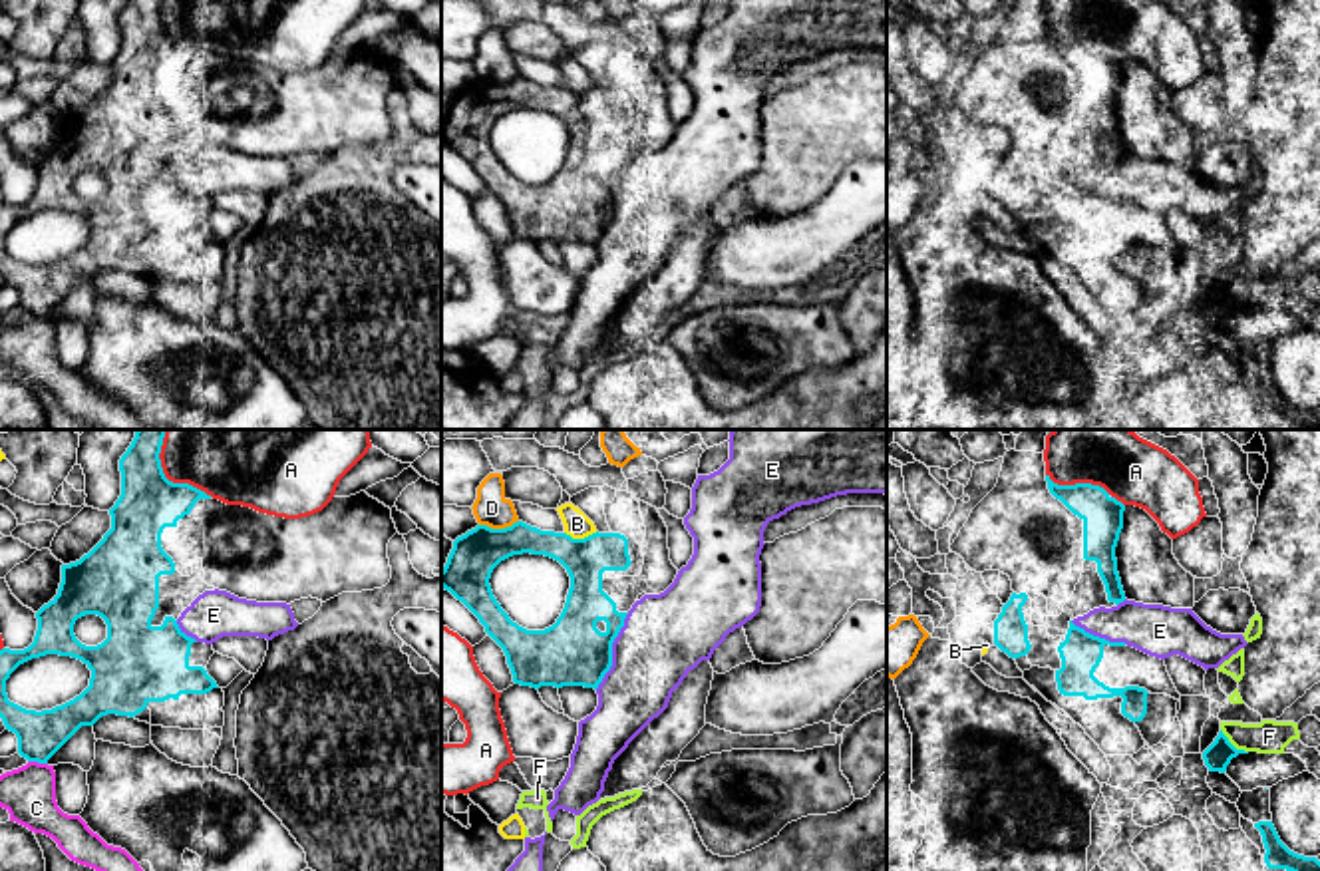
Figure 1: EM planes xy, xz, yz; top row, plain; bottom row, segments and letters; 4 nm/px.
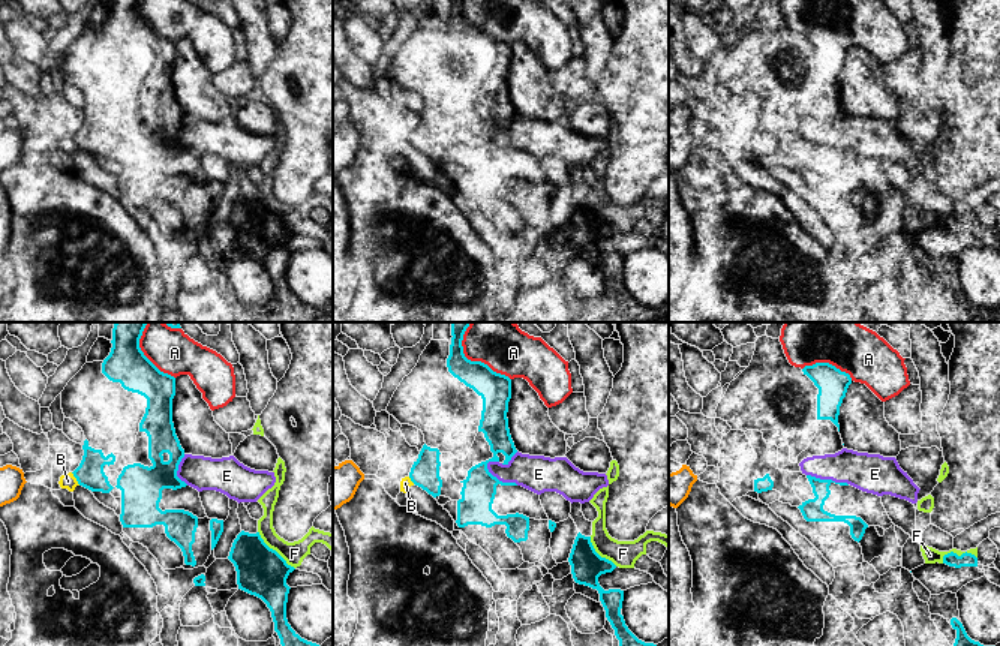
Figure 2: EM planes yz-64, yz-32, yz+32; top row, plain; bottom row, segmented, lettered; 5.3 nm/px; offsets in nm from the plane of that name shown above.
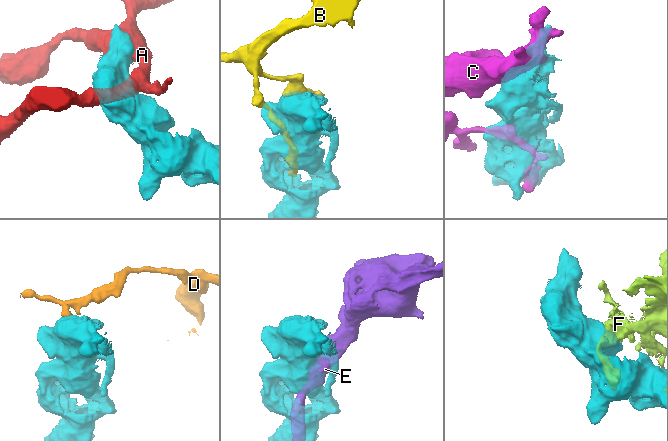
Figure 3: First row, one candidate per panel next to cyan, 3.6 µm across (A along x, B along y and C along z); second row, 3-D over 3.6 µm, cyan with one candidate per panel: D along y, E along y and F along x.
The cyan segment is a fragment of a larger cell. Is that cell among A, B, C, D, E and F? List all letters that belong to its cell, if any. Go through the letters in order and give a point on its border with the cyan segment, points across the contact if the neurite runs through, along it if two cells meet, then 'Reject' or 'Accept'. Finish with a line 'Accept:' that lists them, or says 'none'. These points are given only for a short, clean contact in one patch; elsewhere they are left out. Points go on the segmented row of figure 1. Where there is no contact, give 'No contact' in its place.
A: Touches cyan at xy (164, 476). Reject
B: Touches cyan at xz (581, 539). Reject
C: Touches cyan at xy (38, 762). Boundary: xy (28, 760), (46, 764). Reject
D: Touches cyan at xz (497, 529). Boundary: xz (517, 520), (503, 527), (480, 525). Reject
E: Touches cyan at xz (611, 651). Reject
F: Touches cyan at yz (1231, 744). Reject
Accept: none

